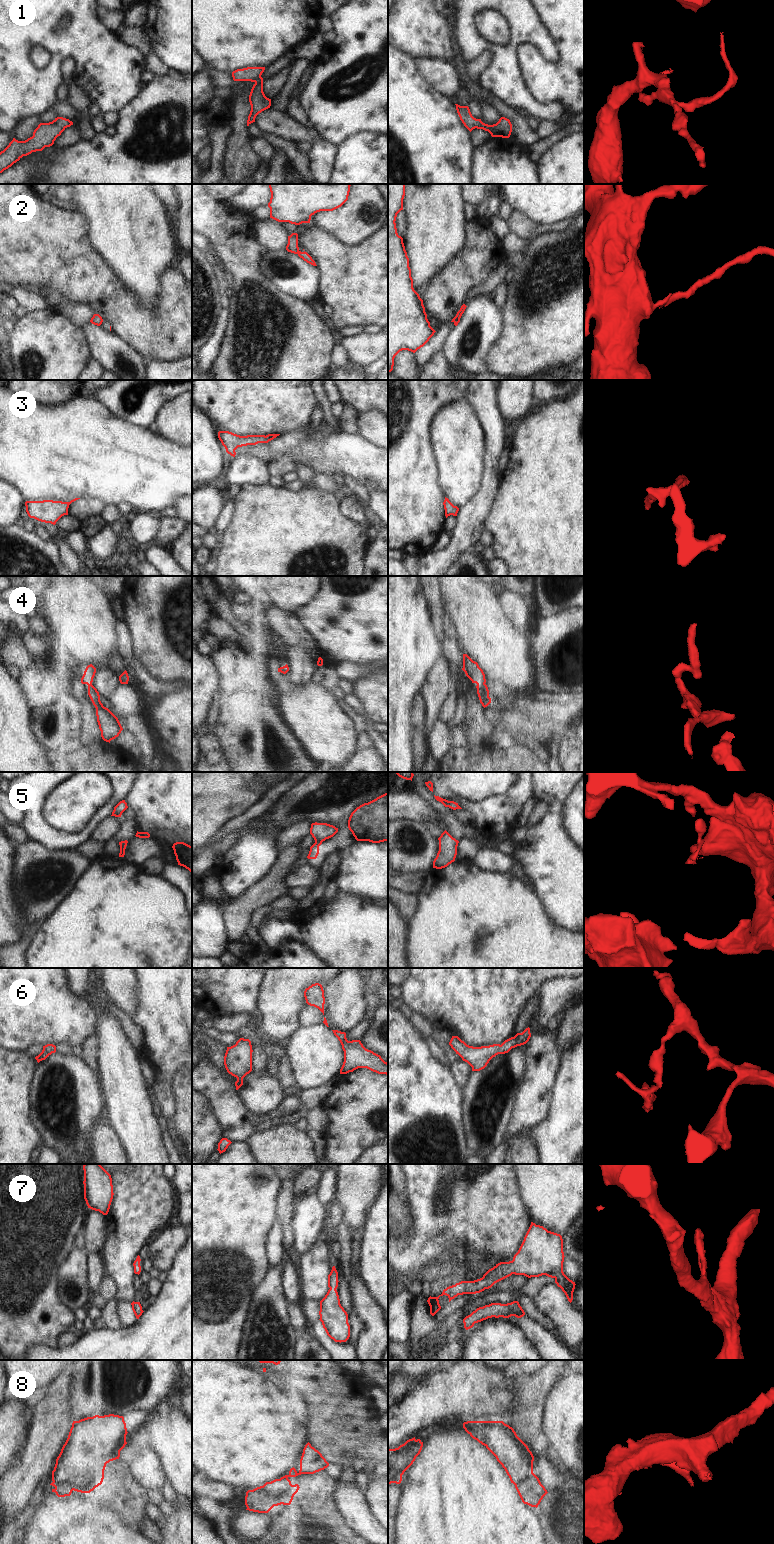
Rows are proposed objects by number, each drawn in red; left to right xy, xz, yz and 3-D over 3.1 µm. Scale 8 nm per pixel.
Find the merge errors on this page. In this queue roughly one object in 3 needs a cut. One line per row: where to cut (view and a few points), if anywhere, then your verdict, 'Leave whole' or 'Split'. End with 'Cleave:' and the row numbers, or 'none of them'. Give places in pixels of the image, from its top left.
1: No split. Leave whole
2: Split along xz (298, 250), (297, 253). Split
3: No split. Leave whole
4: No split. Leave whole
5: Split along xz (315, 841), (321, 842). Split
6: No split. Leave whole
7: No split. Leave whole
8: Split along xz (252, 1490), (263, 1491), (273, 1506). Split
Cleave: 2, 5, 8.

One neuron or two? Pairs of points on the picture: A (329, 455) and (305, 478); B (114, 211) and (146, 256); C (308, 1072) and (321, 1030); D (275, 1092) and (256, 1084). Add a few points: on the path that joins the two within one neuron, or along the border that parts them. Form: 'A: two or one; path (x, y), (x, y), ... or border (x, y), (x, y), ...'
A: two; border (296, 465), (309, 466), (316, 472)
B: one; path (125, 222), (135, 236), (137, 245)
C: one; path (313, 1062), (318, 1040)
D: one; path (270, 1092), (264, 1092), (261, 1089)

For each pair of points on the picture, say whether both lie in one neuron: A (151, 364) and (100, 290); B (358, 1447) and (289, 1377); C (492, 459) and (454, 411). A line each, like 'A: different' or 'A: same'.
A: different
B: same
C: different

